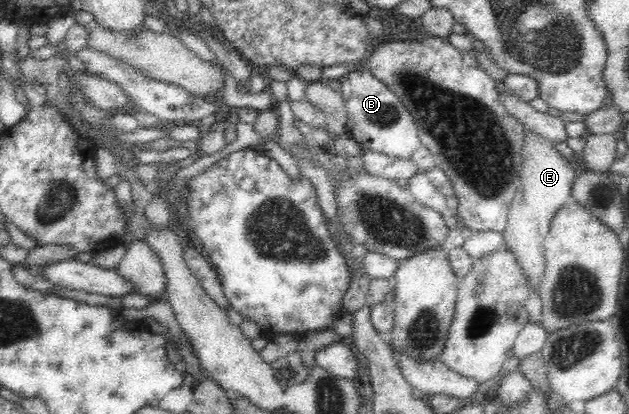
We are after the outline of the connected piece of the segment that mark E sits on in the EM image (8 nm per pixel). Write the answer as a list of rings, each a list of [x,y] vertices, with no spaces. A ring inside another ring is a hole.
[[[526,130],[525,146],[523,146],[523,162],[521,167],[521,180],[515,193],[513,202],[509,207],[508,221],[504,230],[503,245],[513,253],[523,275],[527,279],[528,288],[541,292],[541,281],[545,272],[545,257],[543,247],[547,238],[550,220],[555,212],[568,202],[571,197],[575,170],[568,160],[555,152],[553,144],[539,137],[535,131]]]

